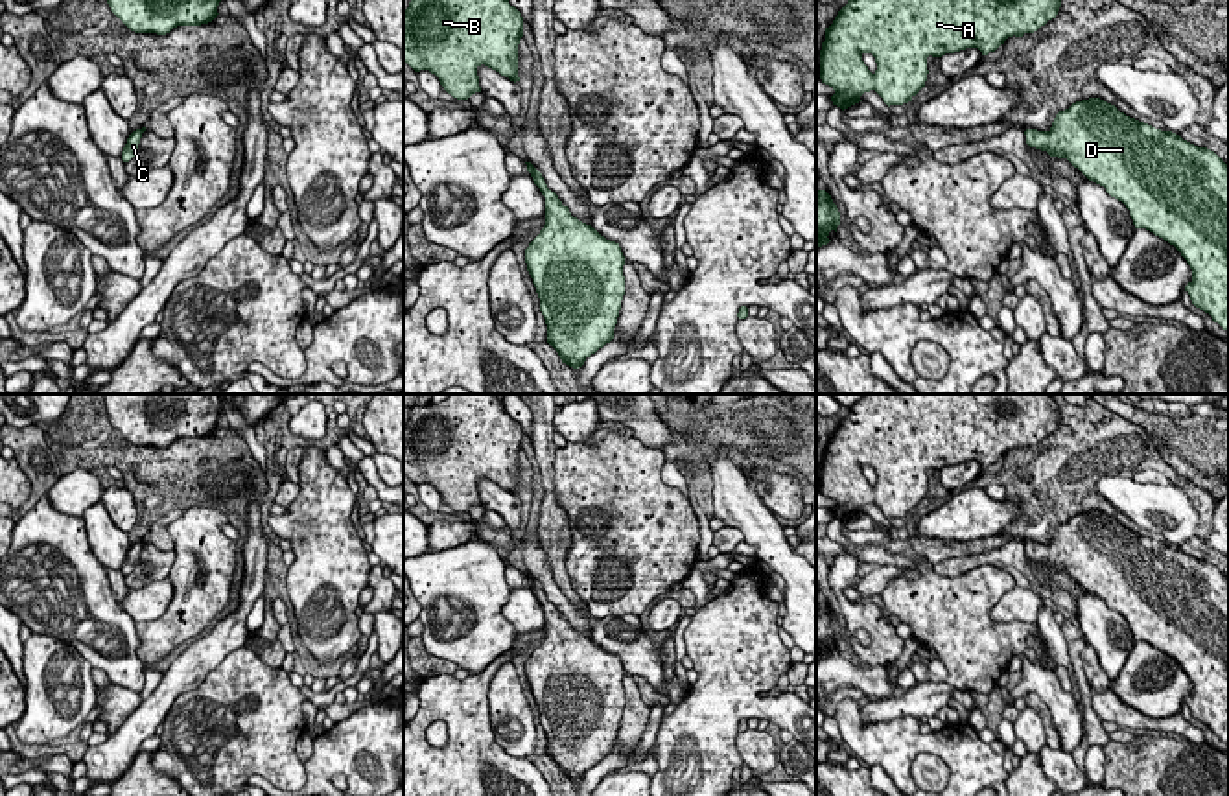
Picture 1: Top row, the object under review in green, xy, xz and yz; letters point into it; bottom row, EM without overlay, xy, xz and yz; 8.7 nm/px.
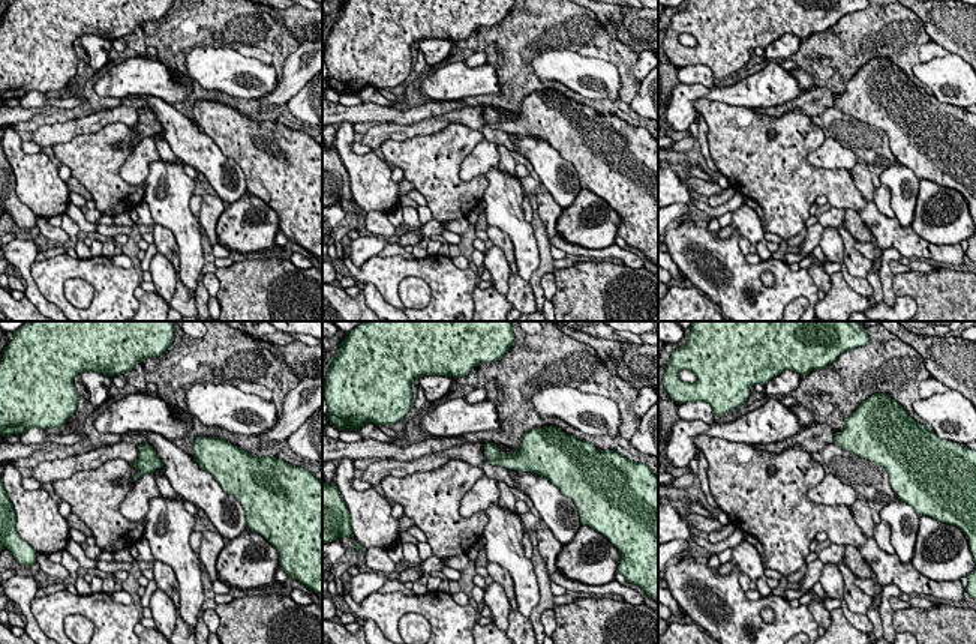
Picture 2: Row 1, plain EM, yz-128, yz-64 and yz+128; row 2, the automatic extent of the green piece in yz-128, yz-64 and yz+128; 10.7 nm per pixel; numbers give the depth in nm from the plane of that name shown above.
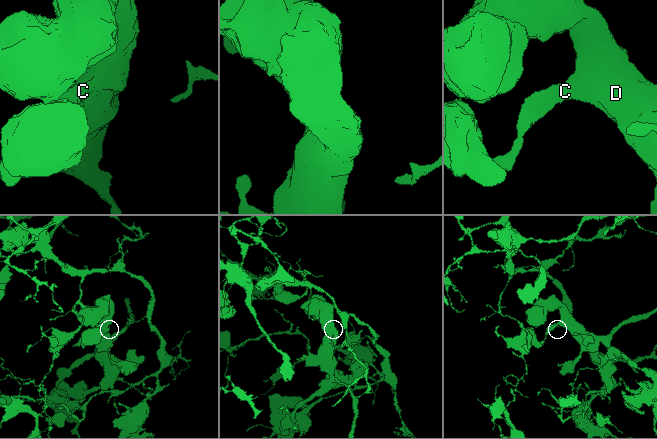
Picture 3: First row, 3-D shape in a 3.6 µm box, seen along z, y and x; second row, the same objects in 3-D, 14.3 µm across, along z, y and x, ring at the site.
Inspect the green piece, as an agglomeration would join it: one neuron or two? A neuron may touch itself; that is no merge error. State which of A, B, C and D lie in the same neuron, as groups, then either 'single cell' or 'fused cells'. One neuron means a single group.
A B C D | single cell

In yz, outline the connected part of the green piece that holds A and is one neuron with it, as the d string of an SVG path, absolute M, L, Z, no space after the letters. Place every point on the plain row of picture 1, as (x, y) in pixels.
M864 394L825 440L820 492L835 503L831 514L842 523L862 514L860 509L870 503L875 503L888 520L903 518L925 499L929 468L942 470L966 461L978 461L988 468L1008 450L1037 444L1056 431L1059 420L1059 407L1050 394Z

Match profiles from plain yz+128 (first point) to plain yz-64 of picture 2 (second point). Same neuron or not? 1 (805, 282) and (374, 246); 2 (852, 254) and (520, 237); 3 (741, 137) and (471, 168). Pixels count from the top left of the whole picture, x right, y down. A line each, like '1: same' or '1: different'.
1: different
2: different
3: different

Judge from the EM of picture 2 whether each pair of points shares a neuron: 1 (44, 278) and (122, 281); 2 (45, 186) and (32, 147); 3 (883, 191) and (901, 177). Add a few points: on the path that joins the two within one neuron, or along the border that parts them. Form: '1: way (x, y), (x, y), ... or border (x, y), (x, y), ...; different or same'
1: way (63, 270), (98, 270), (102, 275); same
2: border (21, 143), (21, 149), (26, 153), (41, 152); different
3: border (882, 183), (889, 189), (889, 206), (895, 216); different

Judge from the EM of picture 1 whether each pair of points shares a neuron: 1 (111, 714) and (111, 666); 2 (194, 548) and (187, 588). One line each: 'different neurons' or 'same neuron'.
1: different neurons
2: same neuron

